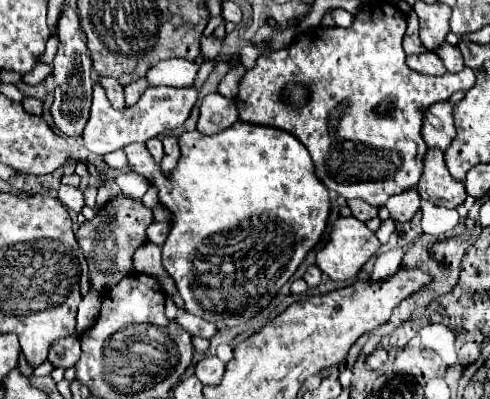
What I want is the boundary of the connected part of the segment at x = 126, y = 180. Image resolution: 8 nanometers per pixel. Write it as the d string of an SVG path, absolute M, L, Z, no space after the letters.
M121 173L115 177L115 183L119 185L121 193L129 199L141 199L149 189L147 179L141 179L141 175L137 173Z

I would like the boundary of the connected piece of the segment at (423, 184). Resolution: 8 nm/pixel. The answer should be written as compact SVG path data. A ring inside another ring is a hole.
M427 149L423 165L423 175L415 187L421 199L431 201L435 205L445 205L449 209L465 201L465 185L451 177L449 169L445 167L445 157L441 149Z

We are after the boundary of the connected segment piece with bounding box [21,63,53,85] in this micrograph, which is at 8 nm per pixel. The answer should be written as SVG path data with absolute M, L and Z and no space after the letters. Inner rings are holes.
M38 63L33 70L23 75L23 79L21 79L21 81L30 85L36 85L43 81L49 74L52 73L52 71L52 65Z

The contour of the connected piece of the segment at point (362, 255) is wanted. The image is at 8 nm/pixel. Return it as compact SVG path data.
M339 217L333 223L333 229L329 231L329 237L323 241L321 249L317 251L317 267L329 275L333 281L353 281L359 269L369 261L369 257L381 247L375 233L367 229L365 223L361 223L355 217Z

